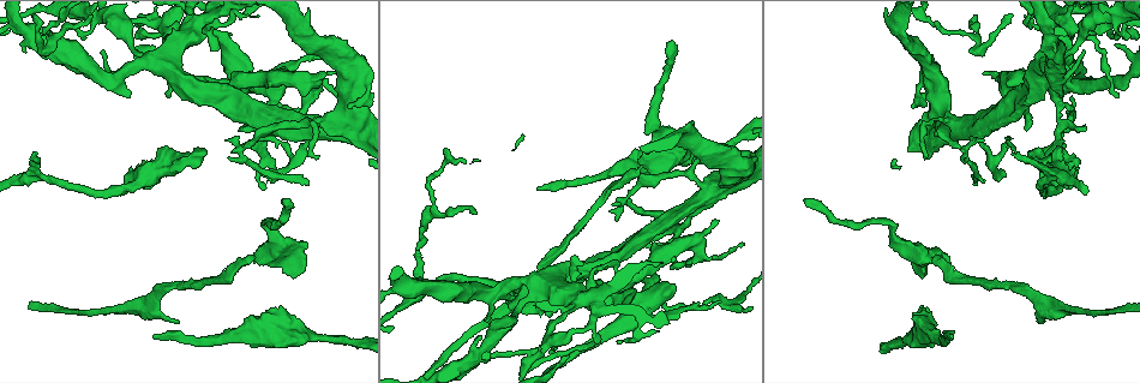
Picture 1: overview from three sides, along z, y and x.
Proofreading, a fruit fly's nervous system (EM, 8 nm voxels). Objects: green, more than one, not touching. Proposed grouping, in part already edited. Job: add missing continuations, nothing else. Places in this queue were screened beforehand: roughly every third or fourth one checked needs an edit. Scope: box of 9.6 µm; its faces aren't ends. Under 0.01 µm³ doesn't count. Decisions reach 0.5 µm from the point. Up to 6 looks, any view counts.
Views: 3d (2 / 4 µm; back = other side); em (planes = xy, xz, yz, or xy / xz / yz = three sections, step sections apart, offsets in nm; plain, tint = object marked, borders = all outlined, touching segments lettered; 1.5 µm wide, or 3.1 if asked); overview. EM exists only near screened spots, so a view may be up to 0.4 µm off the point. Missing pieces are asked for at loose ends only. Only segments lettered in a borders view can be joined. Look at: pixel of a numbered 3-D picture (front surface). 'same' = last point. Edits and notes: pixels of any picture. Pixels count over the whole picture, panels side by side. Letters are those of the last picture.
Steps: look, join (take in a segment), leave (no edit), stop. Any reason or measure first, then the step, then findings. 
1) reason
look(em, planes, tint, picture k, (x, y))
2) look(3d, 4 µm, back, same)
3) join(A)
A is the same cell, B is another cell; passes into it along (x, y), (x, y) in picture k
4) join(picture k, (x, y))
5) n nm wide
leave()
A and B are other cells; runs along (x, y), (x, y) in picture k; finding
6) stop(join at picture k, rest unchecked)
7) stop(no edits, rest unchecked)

free end
look(em, yz, step 4, borders, picture 1, (309, 185))

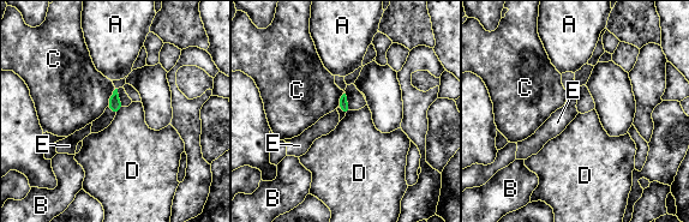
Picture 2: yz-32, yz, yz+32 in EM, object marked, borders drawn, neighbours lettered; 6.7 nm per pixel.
leave()
A, B, C, D and E are other cells; border along (121, 106), (115, 115) in picture 2; no lettered segment goes on from it

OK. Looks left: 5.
branch stops here
look(em, planes, borders, picture 1, (1029, 154))

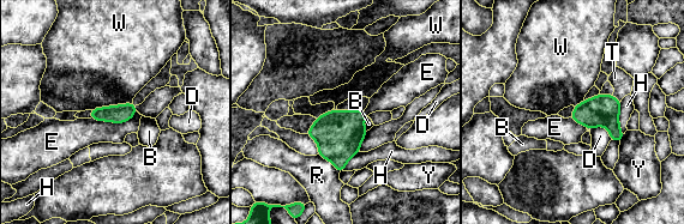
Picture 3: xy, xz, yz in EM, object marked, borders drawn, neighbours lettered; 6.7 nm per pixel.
E touches over 320 nm
leave()
B, D, E, H, R, T, W and Y are other cells; no lettered segment goes on from it

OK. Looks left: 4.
thin end
look(em, xy, step 8, borders, picture 1, (265, 187))

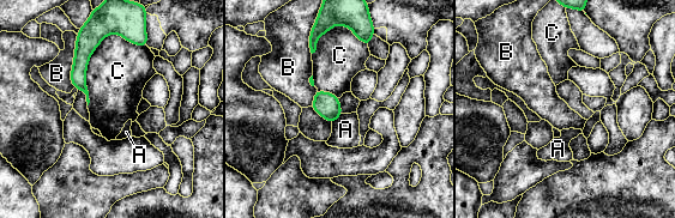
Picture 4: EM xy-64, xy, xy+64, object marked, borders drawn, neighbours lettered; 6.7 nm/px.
160 nm wide
leave()
A, B and C are other cells; border along (342, 113), (332, 122) in picture 4; none of them fits

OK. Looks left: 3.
stop(no edits, rest unchecked)

